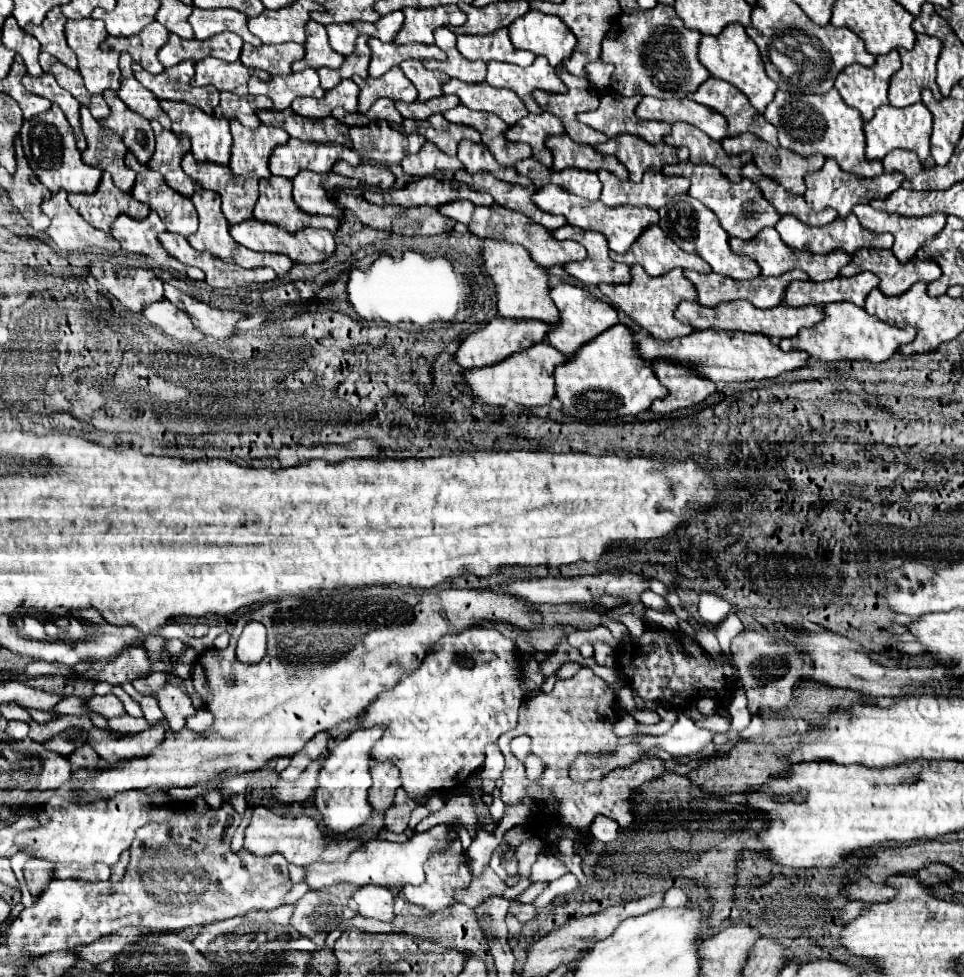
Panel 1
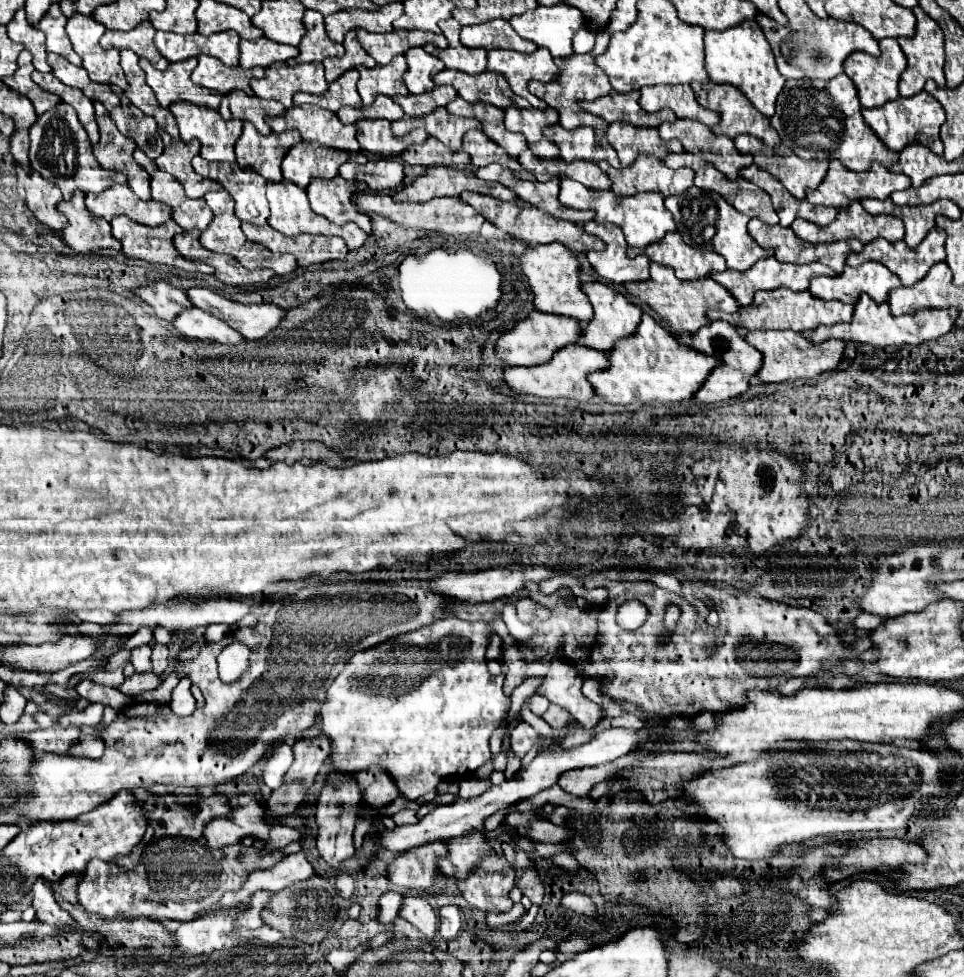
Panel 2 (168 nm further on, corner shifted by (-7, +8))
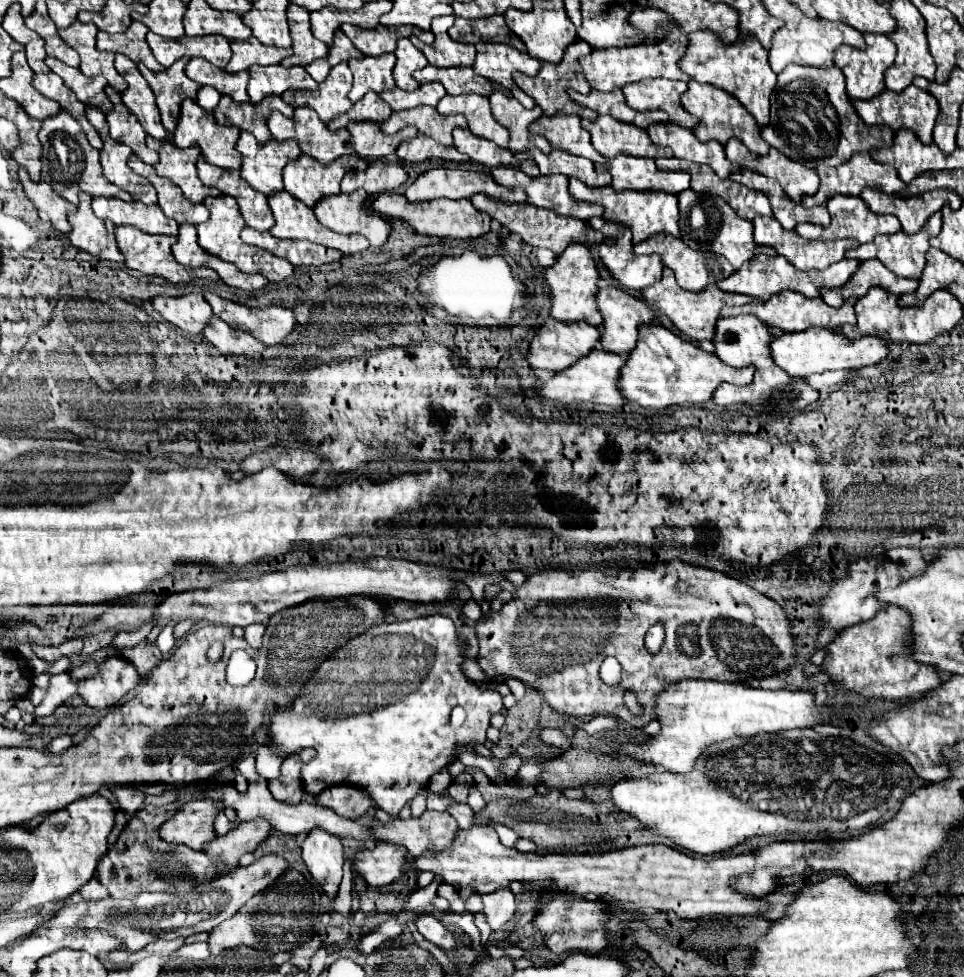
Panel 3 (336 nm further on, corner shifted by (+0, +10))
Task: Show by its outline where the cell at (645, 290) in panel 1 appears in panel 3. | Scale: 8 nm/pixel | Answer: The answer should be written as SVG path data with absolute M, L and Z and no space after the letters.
M669 268L663 270L663 278L655 286L645 288L641 294L643 294L647 304L655 304L673 322L673 326L679 332L683 332L685 336L689 336L691 340L711 340L713 338L715 320L719 318L719 312L721 312L723 306L743 306L743 304L749 304L749 302L761 302L761 300L755 300L751 296L723 292L715 284L709 284L703 292L687 292L675 282L675 276Z

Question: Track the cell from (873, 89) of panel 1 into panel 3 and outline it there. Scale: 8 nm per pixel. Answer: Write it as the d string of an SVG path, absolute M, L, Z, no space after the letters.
M865 34L867 48L857 50L851 46L839 46L835 50L835 66L843 70L847 78L847 94L853 100L871 100L885 90L885 70L895 62L895 44L887 34Z

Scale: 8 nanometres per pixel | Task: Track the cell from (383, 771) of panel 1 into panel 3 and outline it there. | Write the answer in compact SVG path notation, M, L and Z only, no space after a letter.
M335 784L327 788L315 798L315 804L327 806L349 820L359 820L373 806L371 796L367 796L363 788L355 788L353 784Z

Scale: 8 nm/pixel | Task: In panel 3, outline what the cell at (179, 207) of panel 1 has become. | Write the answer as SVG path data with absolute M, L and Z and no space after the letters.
M135 154L129 158L129 166L137 172L137 174L143 174L157 190L157 196L159 196L159 206L161 210L165 212L165 216L173 218L177 224L201 224L209 218L209 212L205 208L205 204L193 204L189 202L187 198L183 198L183 192L179 190L179 186L175 186L171 180L167 178L159 178L155 174L155 170L147 164L143 164Z

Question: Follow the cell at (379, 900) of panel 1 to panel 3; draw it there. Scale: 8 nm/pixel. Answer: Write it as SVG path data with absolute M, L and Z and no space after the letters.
M419 914L417 918L417 930L421 932L421 936L429 942L433 942L435 946L443 948L443 950L453 950L455 948L455 938L453 934L433 916L433 914Z

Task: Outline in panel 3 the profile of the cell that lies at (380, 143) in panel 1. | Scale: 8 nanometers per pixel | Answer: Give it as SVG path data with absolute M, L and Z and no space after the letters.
M351 122L347 130L351 132L351 146L361 158L383 158L395 152L393 138L381 132L375 122Z

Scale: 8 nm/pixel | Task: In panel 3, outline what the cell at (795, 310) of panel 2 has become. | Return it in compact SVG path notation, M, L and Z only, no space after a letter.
M779 292L775 296L771 296L767 302L761 304L744 305L739 307L723 307L721 310L722 317L735 317L738 315L750 314L753 310L753 316L757 316L763 324L773 326L773 328L781 328L785 332L801 332L807 330L811 326L821 326L821 328L839 328L845 324L855 324L855 312L853 312L853 304L855 300L847 300L841 308L831 308L827 306L821 298L805 298L799 292Z

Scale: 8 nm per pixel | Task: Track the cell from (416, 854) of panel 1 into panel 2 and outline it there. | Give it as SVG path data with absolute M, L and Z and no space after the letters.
M303 851L284 856L280 862L276 862L270 868L264 870L254 870L250 872L248 880L236 894L224 894L218 906L238 906L238 908L248 908L250 906L250 896L266 890L266 892L278 892L286 886L291 886L297 882L308 880L315 874L312 865L308 862Z

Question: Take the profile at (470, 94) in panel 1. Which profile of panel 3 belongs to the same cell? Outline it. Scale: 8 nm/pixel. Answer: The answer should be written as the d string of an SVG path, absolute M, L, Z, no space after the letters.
M425 66L423 70L417 70L413 76L415 76L415 80L419 84L427 84L427 82L439 82L439 84L443 84L445 90L447 90L447 94L451 94L451 96L459 96L459 94L489 96L495 90L507 94L505 88L495 86L491 80L475 74L475 70L469 68L469 66L459 66L459 68Z

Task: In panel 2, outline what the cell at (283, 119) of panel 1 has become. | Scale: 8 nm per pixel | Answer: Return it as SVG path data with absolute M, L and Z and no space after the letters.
M292 106L280 118L266 118L266 124L272 132L298 130L302 140L318 142L326 148L334 148L340 152L358 152L356 126L342 124L338 116L330 110L318 106Z

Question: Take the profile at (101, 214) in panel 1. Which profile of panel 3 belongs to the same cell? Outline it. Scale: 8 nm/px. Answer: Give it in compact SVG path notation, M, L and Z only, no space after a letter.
M93 198L93 212L103 220L115 224L135 226L147 234L177 234L177 222L167 218L163 210L155 204L147 206L143 202L125 202L119 198Z

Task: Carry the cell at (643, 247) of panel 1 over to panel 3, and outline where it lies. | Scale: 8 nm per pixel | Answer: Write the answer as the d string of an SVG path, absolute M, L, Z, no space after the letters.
M651 236L639 244L633 246L633 252L635 254L659 254L663 264L667 268L671 268L675 272L675 278L677 282L685 288L685 290L691 290L691 292L699 292L703 290L707 284L713 284L713 282L719 282L723 278L727 278L731 272L735 272L735 268L719 254L711 254L711 270L707 266L707 260L703 256L703 252L697 252L697 250L691 250L687 244L683 244L681 238L675 238L675 236Z

